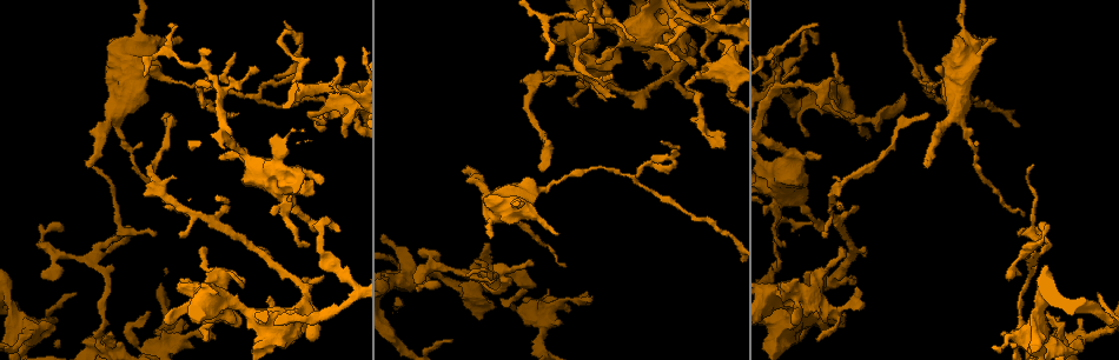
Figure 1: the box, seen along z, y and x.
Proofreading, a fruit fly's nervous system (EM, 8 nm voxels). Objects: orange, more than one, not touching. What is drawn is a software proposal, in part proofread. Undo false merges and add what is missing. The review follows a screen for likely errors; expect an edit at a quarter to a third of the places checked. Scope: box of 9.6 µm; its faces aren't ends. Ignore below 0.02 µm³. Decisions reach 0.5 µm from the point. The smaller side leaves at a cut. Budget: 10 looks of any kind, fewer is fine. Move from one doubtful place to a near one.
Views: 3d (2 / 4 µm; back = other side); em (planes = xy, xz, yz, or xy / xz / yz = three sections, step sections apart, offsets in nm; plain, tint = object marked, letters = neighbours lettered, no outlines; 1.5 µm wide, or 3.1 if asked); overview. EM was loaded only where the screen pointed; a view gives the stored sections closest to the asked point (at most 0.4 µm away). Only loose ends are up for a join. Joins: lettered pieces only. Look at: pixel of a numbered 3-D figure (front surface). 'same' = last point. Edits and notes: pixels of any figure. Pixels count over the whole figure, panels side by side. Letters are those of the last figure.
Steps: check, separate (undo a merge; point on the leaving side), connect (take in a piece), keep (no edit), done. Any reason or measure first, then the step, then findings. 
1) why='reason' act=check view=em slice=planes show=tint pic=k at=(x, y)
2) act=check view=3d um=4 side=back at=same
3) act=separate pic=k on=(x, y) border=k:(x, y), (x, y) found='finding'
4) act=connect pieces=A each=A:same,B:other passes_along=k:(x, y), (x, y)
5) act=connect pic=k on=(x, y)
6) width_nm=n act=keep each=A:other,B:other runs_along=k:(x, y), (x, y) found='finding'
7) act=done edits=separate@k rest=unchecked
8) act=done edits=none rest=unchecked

why='a fork' act=check view=3d um=4 pic=1 at=(594, 22)

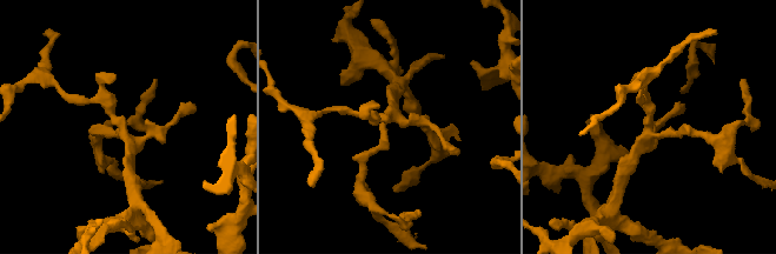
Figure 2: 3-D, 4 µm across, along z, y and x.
act=check view=em slice=planes show=letters pic=2 at=(122, 135)

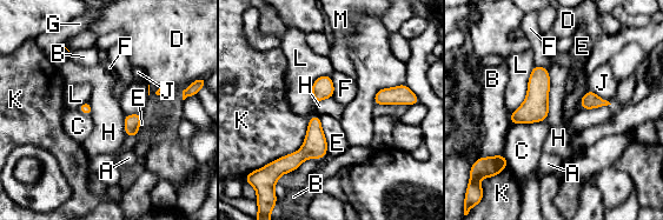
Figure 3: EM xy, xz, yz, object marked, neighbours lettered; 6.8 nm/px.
width_nm=80 longest_contact=K:440nm act=keep each=A:other,B:other,C:other,D:other,E:other,F:other,G:other,H:other,J:other,K:other,L:other,M:other found='all the same cell'

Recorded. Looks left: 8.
why='free end' act=check view=em slice=planes show=letters pic=1 at=(220, 158)

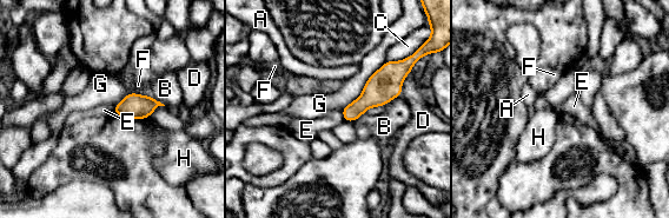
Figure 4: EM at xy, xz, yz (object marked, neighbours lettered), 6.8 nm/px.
act=keep each=A:other,B:other,C:other,D:other,E:other,F:other,G:other,H:other border=4:(386, 61), (340, 110) found='none of them fits'

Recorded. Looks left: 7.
why='branch stops here' act=check view=em slice=planes show=plain pic=1 at=(925, 165)

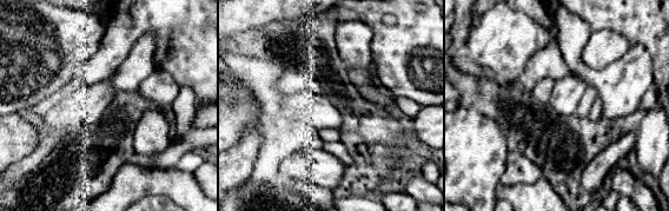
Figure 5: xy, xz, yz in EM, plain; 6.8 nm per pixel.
act=check view=em slice=planes show=letters at=same

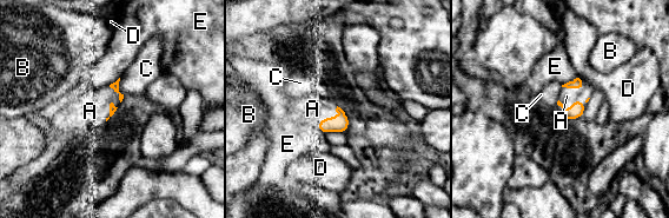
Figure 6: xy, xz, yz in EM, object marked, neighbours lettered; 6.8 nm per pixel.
act=connect pieces=A each=A:same,B:other,C:other,D:other,E:other passes_along=6:(577, 108), (571, 106), (567, 96) found='the cell continues'

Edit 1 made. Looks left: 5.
act=done edits=connect@6 rest=unchecked

